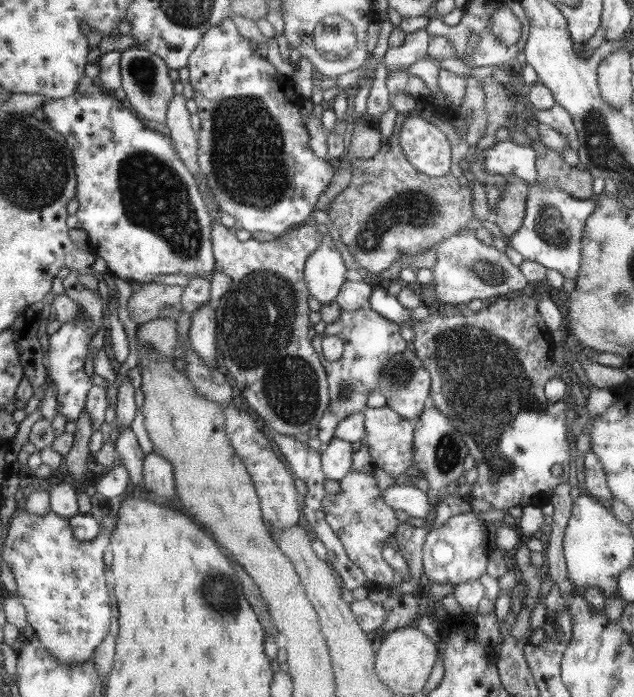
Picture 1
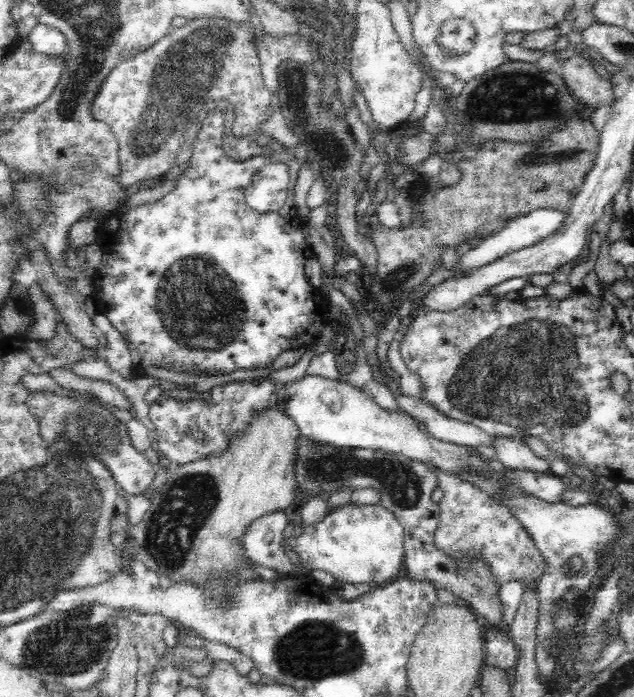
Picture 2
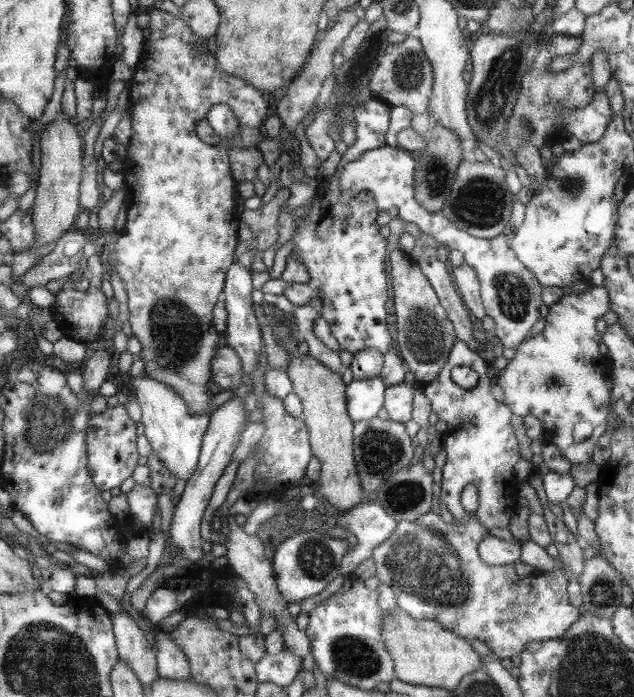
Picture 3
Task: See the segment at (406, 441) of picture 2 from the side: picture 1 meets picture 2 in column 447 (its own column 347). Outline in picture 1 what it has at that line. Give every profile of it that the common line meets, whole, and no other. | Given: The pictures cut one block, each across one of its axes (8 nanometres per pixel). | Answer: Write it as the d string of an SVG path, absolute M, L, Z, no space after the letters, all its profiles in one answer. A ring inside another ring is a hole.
M333 438L323 447L322 470L329 480L338 482L351 471L351 456L354 446Z

